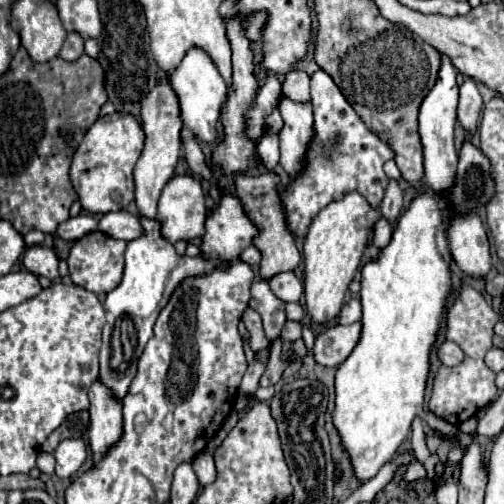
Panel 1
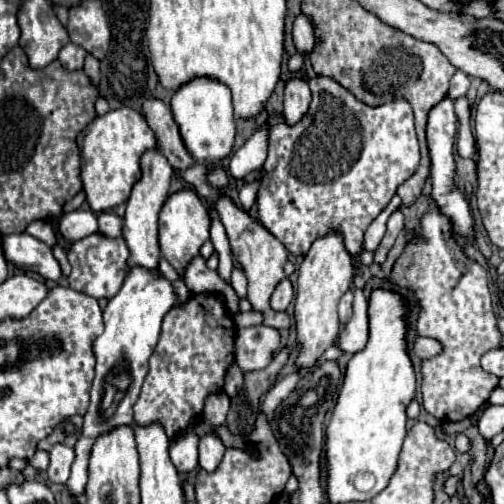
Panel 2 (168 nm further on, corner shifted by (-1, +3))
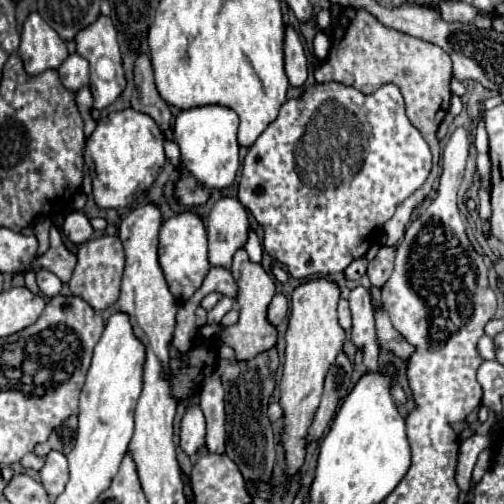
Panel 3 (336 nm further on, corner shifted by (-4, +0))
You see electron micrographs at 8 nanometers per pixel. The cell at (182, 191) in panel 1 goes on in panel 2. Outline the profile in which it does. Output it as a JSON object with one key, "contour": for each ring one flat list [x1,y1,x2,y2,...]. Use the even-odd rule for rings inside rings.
{"contour":[[182,188,170,194,160,210,160,250,172,268,182,274,186,264,198,256,200,246,210,238,210,212,204,200,192,188]]}

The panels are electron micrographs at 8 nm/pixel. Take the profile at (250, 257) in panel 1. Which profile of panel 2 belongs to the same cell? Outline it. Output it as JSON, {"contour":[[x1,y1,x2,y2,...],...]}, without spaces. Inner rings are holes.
{"contour":[[132,266,128,276,120,288,120,292,108,300,104,308,104,334,94,340,94,354,96,354,96,378,92,384,92,400,90,408,84,416,82,438,76,442,76,460,72,466,72,474,68,478,68,488,72,496,84,492,88,482,88,454,94,438,114,426,132,424,132,406,140,394,142,380,148,374,148,358,160,338,160,322,174,306,176,290,174,284,160,272,160,268,144,268]]}

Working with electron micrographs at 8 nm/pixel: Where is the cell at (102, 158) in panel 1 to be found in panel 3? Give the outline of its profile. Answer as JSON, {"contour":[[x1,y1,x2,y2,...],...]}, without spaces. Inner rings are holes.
{"contour":[[135,109,109,113,97,121,93,135,87,139,87,159,93,163,93,195,99,207,129,207,145,189,153,185,165,165,163,133,157,123]]}

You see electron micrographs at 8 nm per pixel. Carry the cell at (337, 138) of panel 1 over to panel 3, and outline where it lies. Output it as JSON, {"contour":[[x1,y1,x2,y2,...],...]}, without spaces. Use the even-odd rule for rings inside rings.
{"contour":[[317,83,309,89,305,89,301,93,301,97,293,97,287,99,285,105,279,111,279,117,273,125,269,125,269,129,265,129,265,133,255,141,255,145,249,149,245,161,243,161,243,175,239,181,239,193,237,199,253,213,255,221,263,227,263,249,279,263,283,263,289,271,289,275,293,279,309,279,313,275,329,275,329,273,339,273,345,271,345,267,363,257,367,253,367,249,371,245,375,245,379,241,379,237,383,235,383,225,389,217,393,217,397,205,407,199,413,191,417,191,429,171,431,171,431,151,429,145,425,143,425,139,421,137,421,133,417,133,417,129,413,129,411,121,405,117,405,103,401,97,401,91,393,85,381,85,373,95,365,95,365,115,359,115,359,91,345,87,341,83]]}

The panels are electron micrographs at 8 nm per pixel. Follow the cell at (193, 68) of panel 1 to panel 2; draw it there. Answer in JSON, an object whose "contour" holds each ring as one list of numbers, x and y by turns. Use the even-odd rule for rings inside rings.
{"contour":[[202,76,192,78,182,84,172,96,172,112,180,126,180,134,186,142,190,154,204,164,218,164,224,156,232,152,234,144,234,112,232,112,232,96,230,88,214,78]]}

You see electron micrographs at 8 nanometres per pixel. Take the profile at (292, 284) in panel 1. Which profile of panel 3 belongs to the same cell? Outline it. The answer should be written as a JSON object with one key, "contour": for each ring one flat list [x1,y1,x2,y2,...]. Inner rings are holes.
{"contour":[[277,293,277,295,273,297,273,301,269,303,267,321,277,327,277,325,285,319,285,315,287,315,287,297,281,295,281,293]]}

